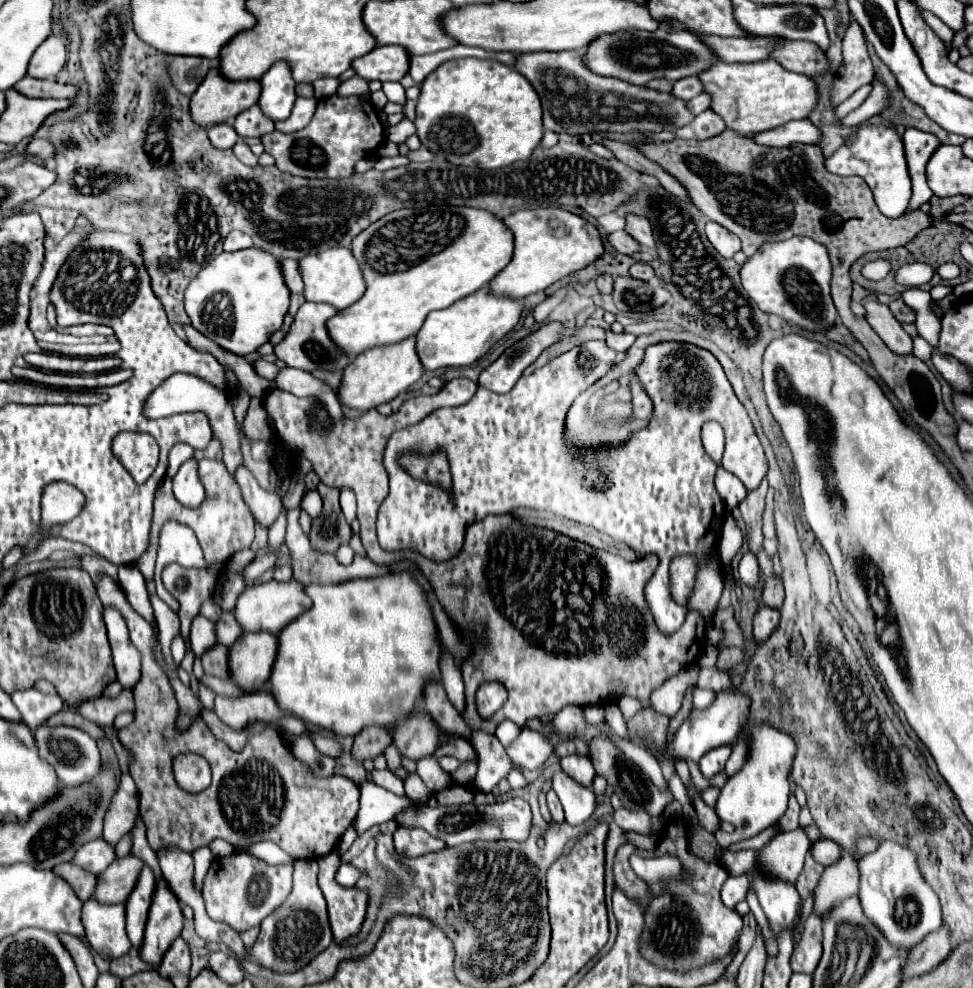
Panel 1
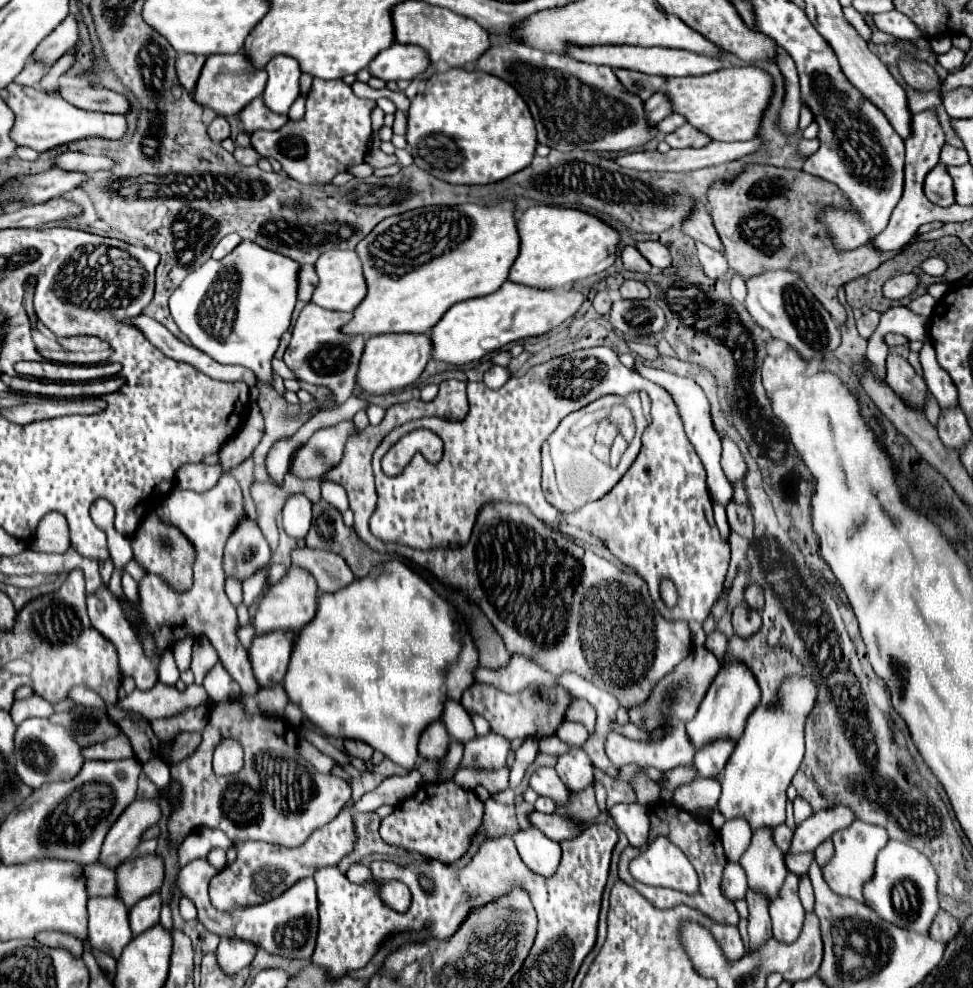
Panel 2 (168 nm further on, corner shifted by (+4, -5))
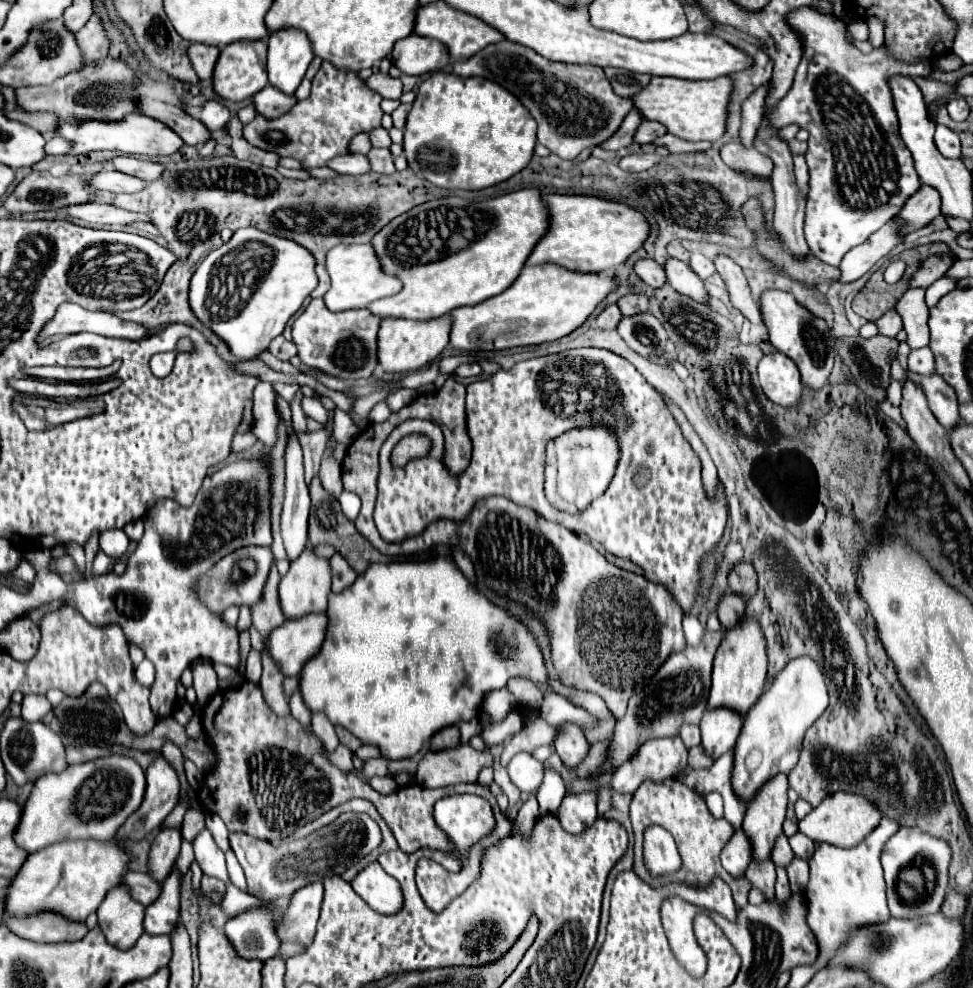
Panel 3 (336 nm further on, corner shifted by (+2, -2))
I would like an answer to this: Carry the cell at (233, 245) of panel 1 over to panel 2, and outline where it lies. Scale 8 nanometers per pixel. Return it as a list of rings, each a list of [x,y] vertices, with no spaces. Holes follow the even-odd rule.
[[[226,235],[226,237],[214,247],[212,257],[214,257],[214,259],[222,259],[222,257],[226,257],[226,255],[228,255],[240,241],[242,241],[242,239],[240,239],[238,235]]]

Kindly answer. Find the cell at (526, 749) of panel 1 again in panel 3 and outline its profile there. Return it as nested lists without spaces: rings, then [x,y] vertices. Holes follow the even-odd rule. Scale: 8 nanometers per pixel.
[[[468,744],[440,752],[430,750],[418,764],[416,782],[428,788],[442,788],[460,782],[476,782],[478,772],[484,766],[492,764],[494,758],[490,750],[480,752]]]

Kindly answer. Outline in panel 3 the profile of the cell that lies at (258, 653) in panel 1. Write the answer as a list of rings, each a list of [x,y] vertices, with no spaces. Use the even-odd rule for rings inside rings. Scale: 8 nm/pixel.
[[[306,614],[286,620],[268,636],[268,652],[284,676],[298,676],[306,660],[310,660],[326,634],[326,614]]]

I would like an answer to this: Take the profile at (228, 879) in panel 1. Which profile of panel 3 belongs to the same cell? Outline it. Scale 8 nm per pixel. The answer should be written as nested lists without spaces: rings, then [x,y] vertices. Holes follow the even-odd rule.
[[[354,812],[340,814],[334,822],[322,826],[306,838],[282,842],[278,846],[272,846],[268,840],[254,838],[246,832],[230,832],[230,846],[246,874],[248,892],[264,900],[288,898],[298,888],[314,880],[322,880],[330,874],[342,874],[346,868],[354,866],[360,858],[370,854],[380,844],[380,840],[382,836],[378,824],[370,816]]]

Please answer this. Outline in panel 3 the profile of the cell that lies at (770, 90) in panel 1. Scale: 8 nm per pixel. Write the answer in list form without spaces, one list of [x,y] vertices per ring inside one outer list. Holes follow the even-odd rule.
[[[730,76],[714,80],[682,80],[682,78],[652,78],[650,84],[636,94],[634,106],[646,120],[662,122],[670,134],[686,140],[710,140],[718,142],[726,134],[728,106],[732,98],[734,82]]]

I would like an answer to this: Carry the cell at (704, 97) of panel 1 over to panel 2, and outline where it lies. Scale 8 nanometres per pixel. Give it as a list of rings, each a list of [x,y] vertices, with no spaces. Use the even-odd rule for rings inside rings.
[[[672,113],[672,115],[668,115],[668,117],[664,117],[658,125],[656,125],[656,129],[660,131],[660,133],[672,133],[672,131],[676,131],[678,127],[682,127],[686,121],[684,121],[684,117],[680,117],[680,115],[676,115],[676,113]]]

